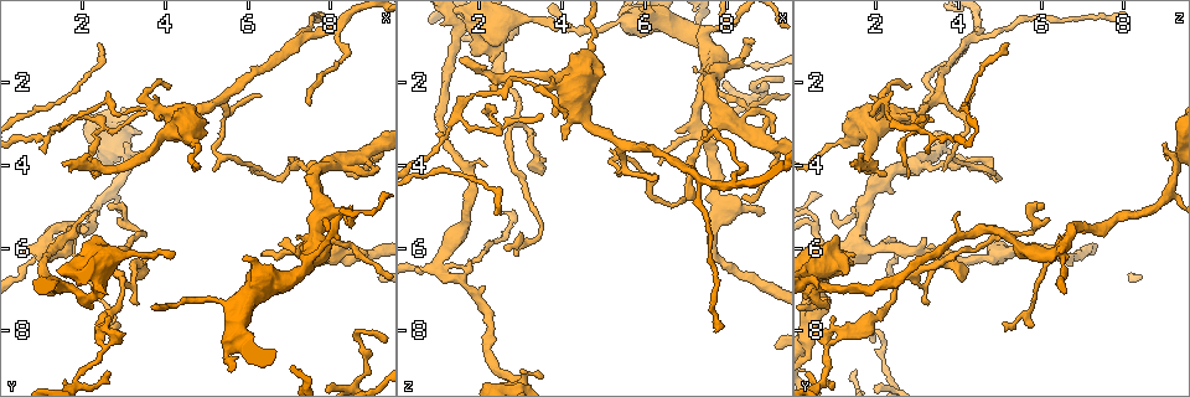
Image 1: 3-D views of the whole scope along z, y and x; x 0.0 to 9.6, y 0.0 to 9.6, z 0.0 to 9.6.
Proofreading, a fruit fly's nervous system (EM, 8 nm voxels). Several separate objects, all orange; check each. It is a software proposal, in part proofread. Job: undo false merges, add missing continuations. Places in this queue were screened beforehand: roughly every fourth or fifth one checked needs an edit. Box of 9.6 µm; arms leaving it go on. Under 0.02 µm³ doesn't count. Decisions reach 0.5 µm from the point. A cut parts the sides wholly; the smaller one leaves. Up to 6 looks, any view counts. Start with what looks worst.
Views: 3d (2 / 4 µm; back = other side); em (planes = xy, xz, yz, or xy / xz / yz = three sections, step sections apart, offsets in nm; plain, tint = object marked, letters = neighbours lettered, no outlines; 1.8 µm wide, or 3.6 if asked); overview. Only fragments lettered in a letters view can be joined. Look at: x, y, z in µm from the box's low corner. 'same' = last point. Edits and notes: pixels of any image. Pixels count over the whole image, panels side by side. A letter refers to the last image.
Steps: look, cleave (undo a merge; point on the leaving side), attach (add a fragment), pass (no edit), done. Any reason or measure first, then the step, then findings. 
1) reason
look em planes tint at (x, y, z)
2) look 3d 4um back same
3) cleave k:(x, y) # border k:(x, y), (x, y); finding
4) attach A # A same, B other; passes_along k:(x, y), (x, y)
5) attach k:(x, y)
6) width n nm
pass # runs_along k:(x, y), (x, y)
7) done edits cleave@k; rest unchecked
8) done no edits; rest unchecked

free end
look 3d 4um at (2.60, 5.05, 6.00)

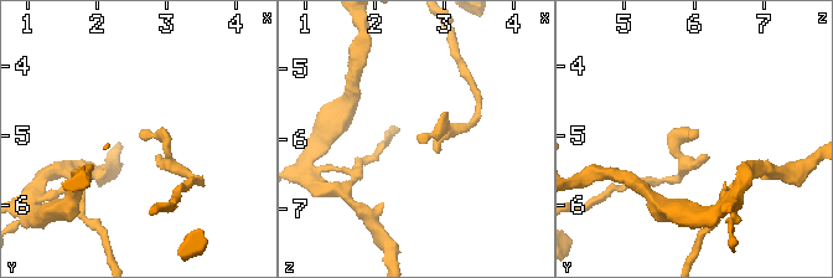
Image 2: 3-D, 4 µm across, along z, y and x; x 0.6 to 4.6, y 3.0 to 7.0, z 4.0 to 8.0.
look em planes letters at (2.65, 5.05, 6.05)

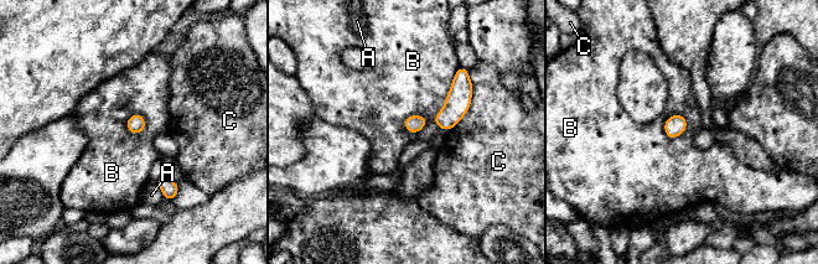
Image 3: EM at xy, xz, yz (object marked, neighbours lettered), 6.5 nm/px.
pass # A other, B other, C other; no lettered fragment goes on from it

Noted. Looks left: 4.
four or more arms meet
look em planes letters at (7.60, 5.95, 1.65)

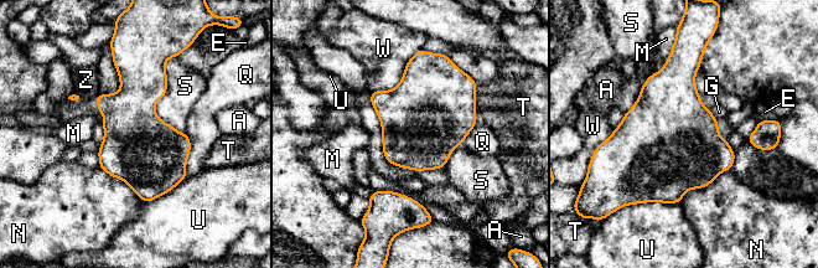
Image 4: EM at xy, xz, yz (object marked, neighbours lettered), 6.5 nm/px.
longest_contact W 400 nm
pass # A other, E other, G other, M other, N other, Q other, S other, T other, U other, W other, Z other; border 4:(169, 58), (166, 93), (158, 102); continuous, no second neuron

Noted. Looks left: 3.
sharp bend
look em planes letters at (6.80, 4.25, 4.85)

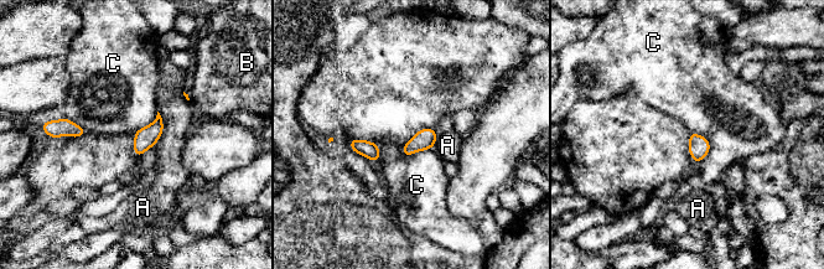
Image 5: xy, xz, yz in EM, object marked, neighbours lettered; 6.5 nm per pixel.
width 130 nm
pass # A other, B other, C other; all the same neuron

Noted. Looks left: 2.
done no edits; rest unchecked

